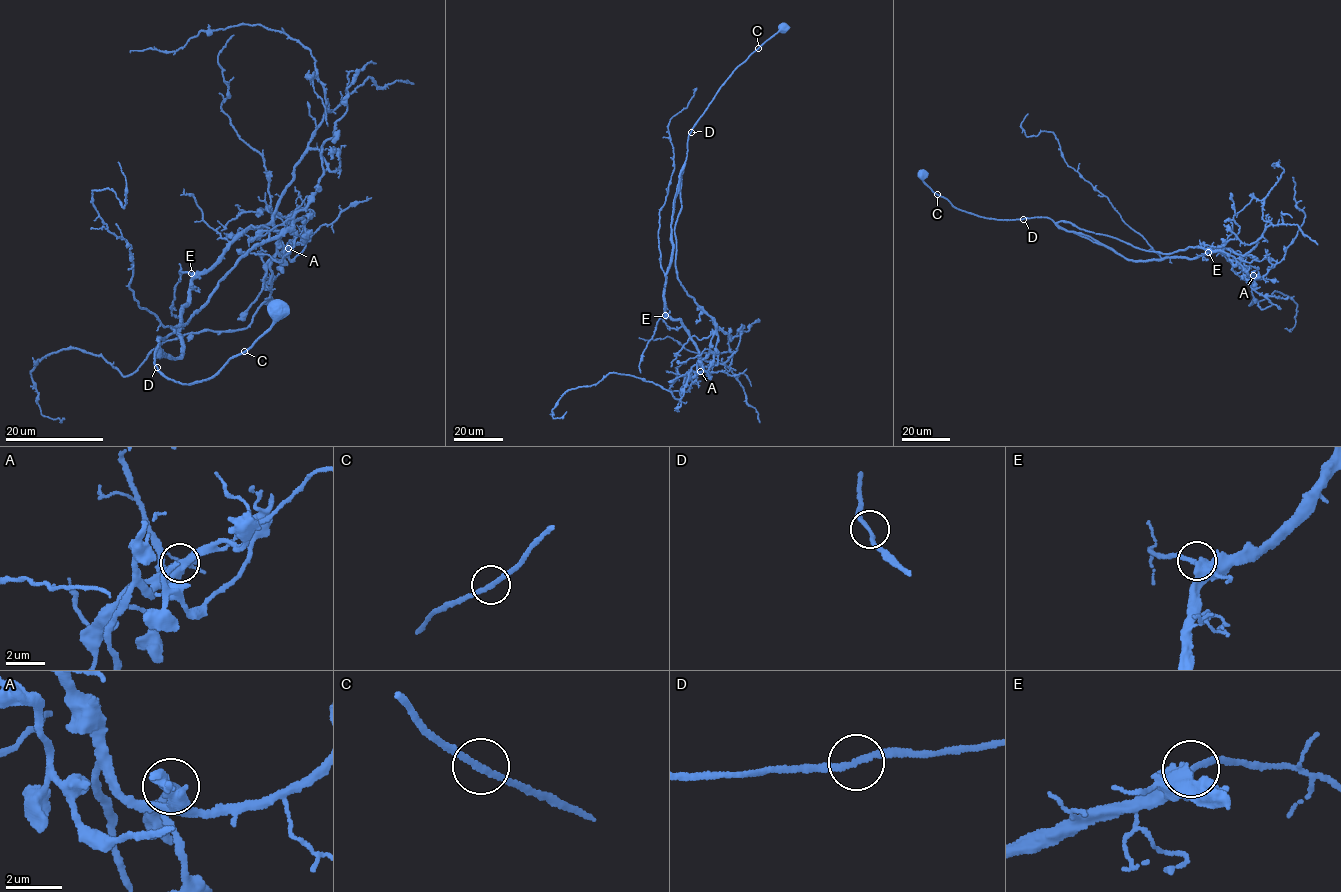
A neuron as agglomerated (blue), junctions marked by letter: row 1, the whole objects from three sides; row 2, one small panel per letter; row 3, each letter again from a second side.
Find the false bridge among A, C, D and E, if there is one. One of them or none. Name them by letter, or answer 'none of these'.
none of these

